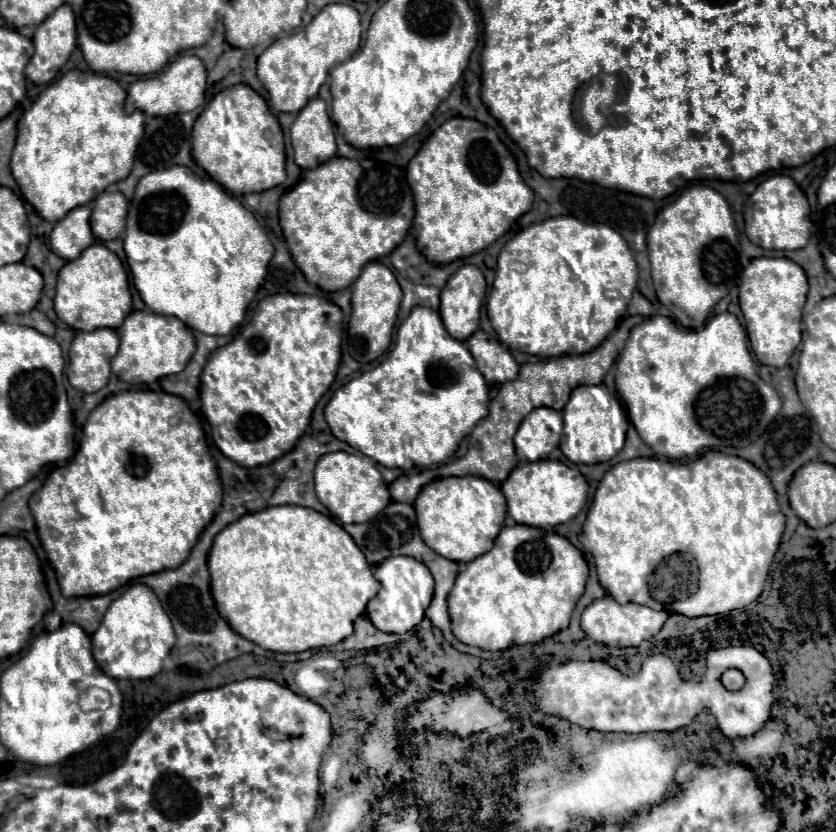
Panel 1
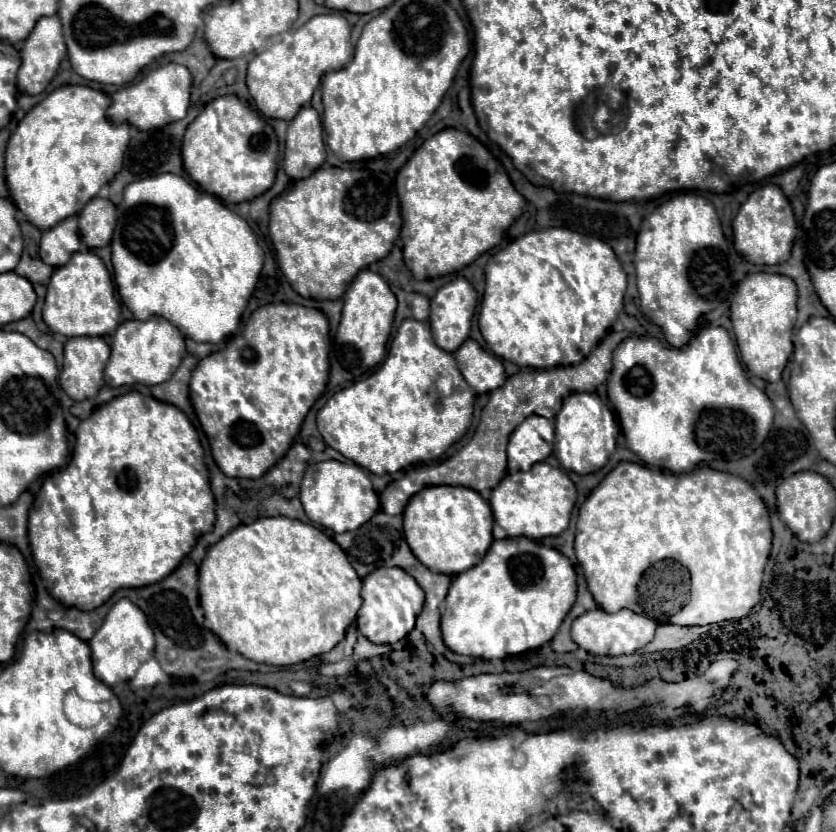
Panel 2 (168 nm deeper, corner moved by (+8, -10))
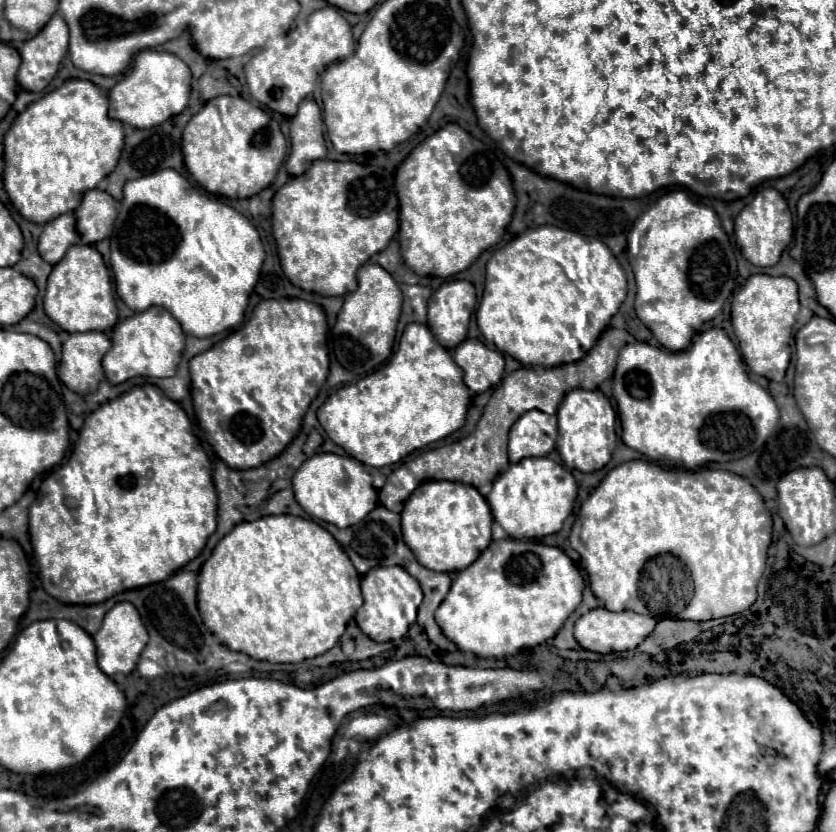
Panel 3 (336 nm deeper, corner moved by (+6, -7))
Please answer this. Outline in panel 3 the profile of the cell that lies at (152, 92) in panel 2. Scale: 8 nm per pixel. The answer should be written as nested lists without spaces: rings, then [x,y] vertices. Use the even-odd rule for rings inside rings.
[[[143,49],[135,55],[127,75],[109,91],[109,115],[135,129],[151,129],[179,115],[189,103],[191,71],[173,53]]]

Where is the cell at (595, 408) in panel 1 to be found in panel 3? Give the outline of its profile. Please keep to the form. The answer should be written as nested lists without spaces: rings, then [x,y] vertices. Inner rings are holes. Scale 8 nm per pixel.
[[[573,389],[565,395],[563,403],[557,411],[558,437],[556,450],[563,463],[569,469],[579,469],[583,473],[599,471],[609,459],[615,449],[615,411],[609,399],[597,391]]]

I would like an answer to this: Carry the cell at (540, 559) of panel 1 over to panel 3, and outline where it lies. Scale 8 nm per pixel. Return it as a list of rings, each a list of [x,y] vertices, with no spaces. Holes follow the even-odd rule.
[[[501,539],[493,541],[483,555],[471,563],[471,567],[459,571],[453,585],[435,611],[435,621],[447,639],[451,639],[461,651],[477,657],[507,657],[521,649],[537,647],[555,637],[565,619],[581,603],[583,577],[575,563],[559,549],[527,539]]]

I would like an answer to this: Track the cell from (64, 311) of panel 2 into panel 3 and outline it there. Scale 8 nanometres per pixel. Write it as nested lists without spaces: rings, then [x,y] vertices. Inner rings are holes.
[[[71,245],[67,255],[57,265],[53,265],[43,305],[47,317],[67,333],[107,331],[117,323],[111,275],[101,253],[93,245]]]

